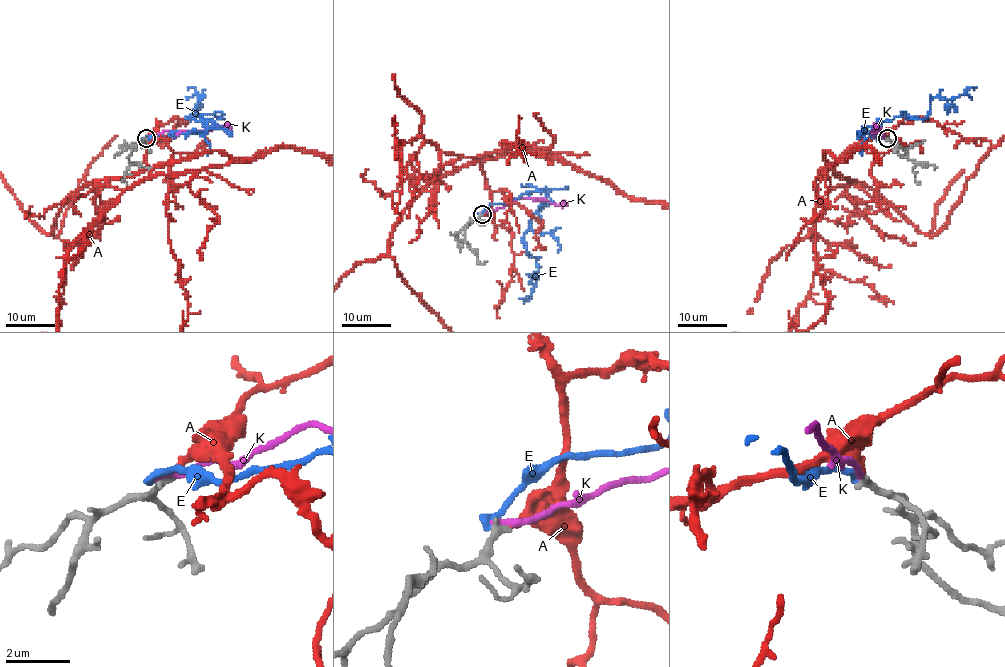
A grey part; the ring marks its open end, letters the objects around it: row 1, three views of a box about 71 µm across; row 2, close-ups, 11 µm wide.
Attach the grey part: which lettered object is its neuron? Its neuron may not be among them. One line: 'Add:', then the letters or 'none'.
Add: A

